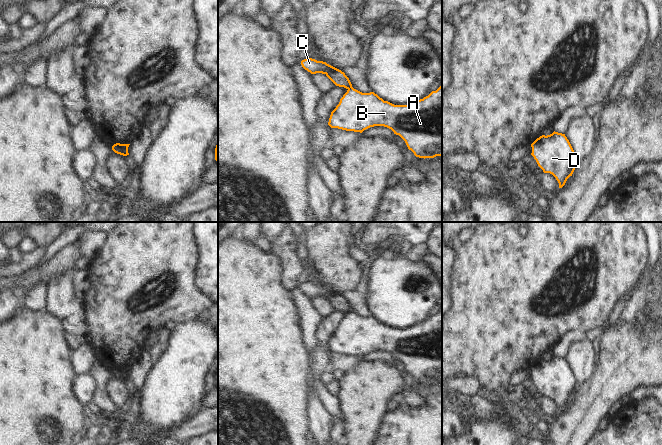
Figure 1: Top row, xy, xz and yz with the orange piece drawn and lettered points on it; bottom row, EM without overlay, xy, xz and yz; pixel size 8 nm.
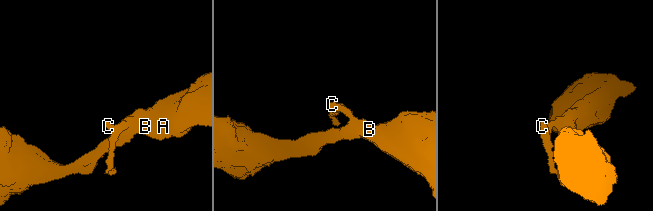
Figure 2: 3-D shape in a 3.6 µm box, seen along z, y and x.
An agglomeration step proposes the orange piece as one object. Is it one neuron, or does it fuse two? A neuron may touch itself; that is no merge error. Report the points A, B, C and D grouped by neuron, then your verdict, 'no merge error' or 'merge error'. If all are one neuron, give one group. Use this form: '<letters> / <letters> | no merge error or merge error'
A B D / C | merge error

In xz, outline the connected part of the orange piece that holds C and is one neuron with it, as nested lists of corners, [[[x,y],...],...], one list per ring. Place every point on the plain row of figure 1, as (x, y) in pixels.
[[[307,282],[301,285],[302,291],[311,298],[325,298],[336,310],[349,313],[352,308],[349,302],[341,294],[327,288],[323,285],[317,285],[312,282]]]

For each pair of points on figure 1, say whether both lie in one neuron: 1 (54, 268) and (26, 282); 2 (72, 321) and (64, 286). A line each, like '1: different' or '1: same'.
1: same
2: same

